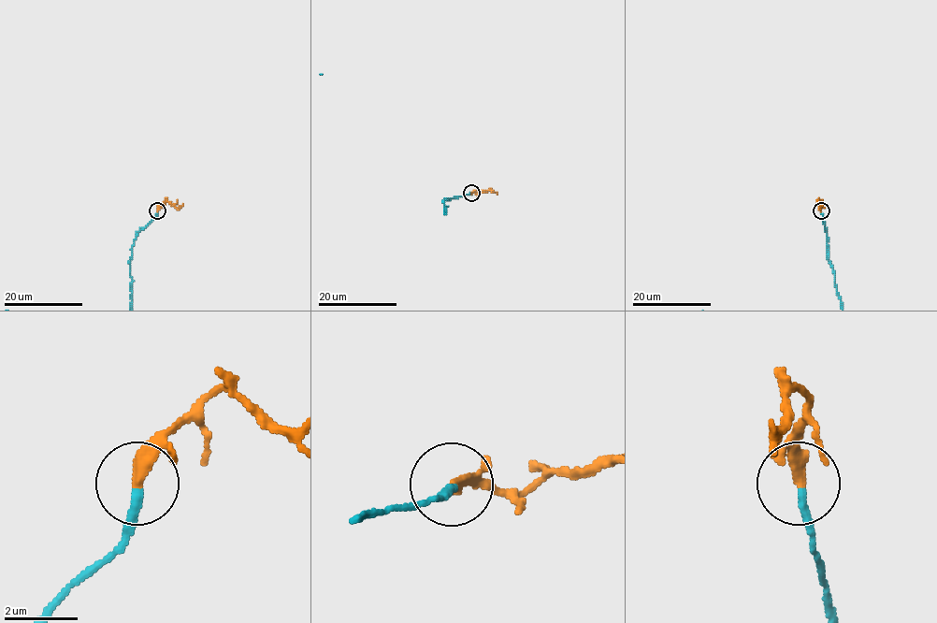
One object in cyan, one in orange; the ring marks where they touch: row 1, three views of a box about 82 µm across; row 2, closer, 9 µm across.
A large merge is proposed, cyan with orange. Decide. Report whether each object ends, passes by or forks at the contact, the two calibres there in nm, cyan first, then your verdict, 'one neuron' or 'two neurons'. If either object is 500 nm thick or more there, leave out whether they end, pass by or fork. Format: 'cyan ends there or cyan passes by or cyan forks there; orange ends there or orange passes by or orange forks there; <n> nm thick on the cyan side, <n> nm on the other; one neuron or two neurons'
cyan ends there; orange ends there; 240 nm thick on the cyan side, 360 nm on the other; one neuron

